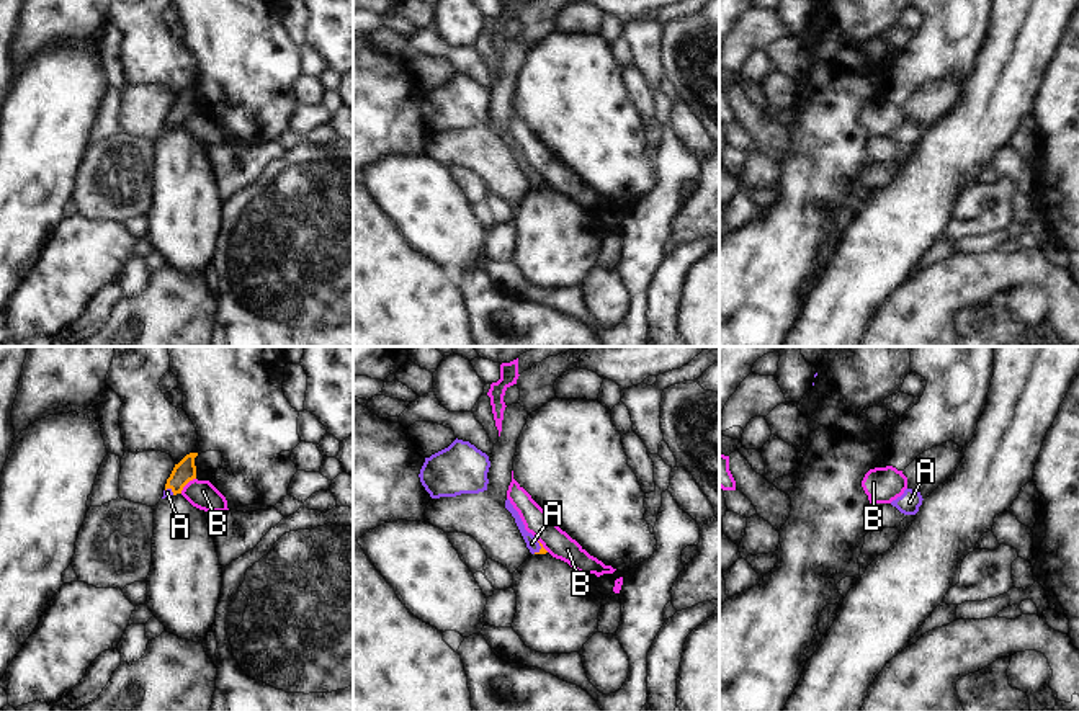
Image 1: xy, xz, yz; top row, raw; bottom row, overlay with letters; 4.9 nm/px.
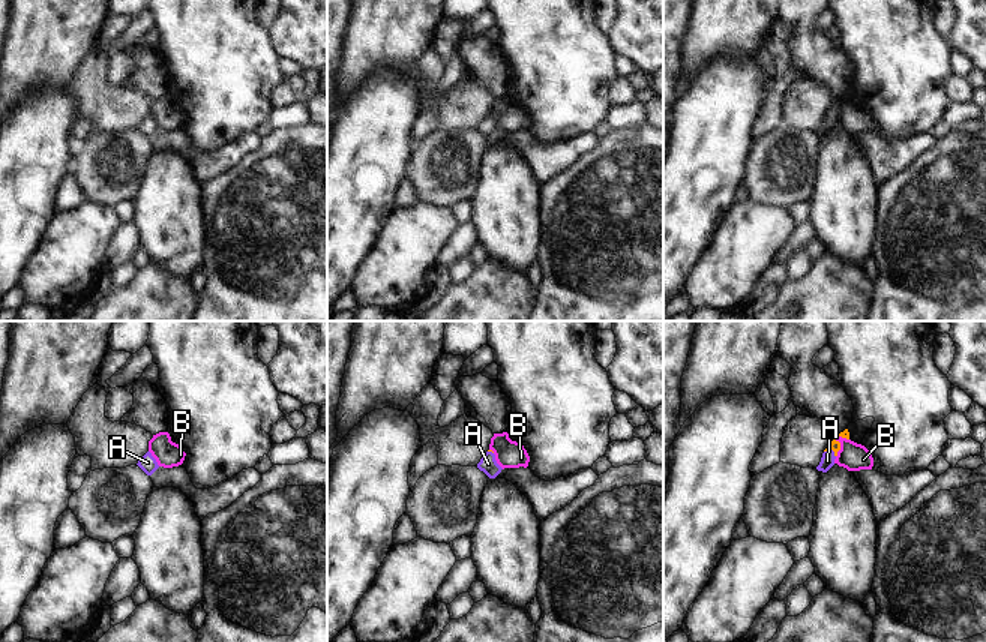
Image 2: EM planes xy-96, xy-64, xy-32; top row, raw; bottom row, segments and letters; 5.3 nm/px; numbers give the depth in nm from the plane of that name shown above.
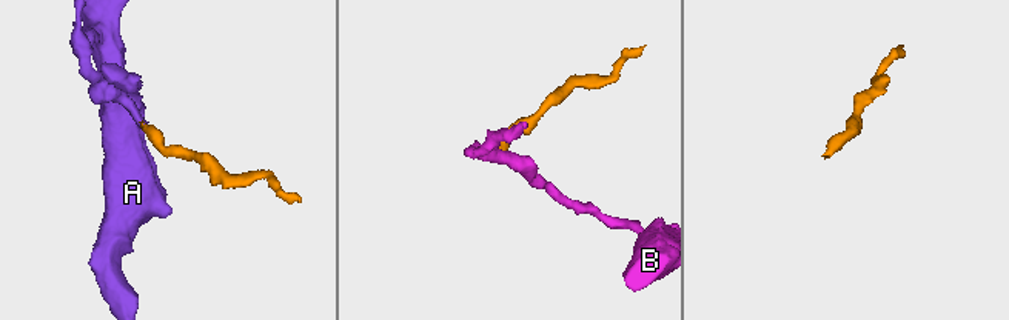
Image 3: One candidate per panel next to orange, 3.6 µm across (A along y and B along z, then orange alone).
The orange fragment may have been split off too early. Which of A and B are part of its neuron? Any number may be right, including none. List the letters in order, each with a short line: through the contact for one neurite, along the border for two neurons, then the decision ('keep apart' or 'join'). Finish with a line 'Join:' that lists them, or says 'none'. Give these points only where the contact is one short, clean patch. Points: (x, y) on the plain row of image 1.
A: line xz (541, 185), (541, 182), (532, 177); join
B: line xy (195, 111), (180, 126); keep apart
Join: A

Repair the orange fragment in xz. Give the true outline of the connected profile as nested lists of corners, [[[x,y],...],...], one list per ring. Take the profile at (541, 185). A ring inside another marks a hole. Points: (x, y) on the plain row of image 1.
[[[505,134],[505,142],[512,147],[512,150],[515,152],[515,157],[526,177],[526,181],[530,183],[531,188],[546,188],[548,185],[543,181],[543,178],[525,163],[525,159],[518,149],[518,145],[513,142],[513,139],[510,137],[510,134]]]

